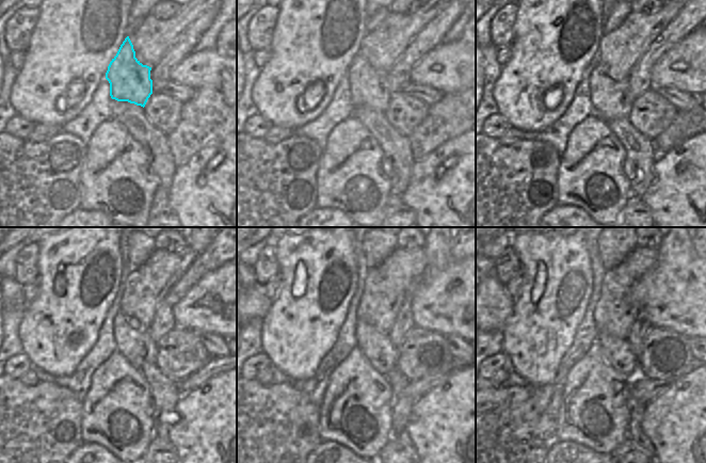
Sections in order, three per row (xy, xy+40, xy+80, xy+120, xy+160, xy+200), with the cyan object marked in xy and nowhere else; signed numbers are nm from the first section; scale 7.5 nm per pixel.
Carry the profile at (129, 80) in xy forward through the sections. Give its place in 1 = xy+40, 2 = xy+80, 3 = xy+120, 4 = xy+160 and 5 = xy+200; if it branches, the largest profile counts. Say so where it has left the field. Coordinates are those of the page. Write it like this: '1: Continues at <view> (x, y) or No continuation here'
1: Continues at xy+40 (369, 86)
2: Continues at xy+80 (611, 99)
3: Continues at xy+120 (134, 342)
4: Continues at xy+160 (376, 348)
5: Continues at xy+200 (616, 352)

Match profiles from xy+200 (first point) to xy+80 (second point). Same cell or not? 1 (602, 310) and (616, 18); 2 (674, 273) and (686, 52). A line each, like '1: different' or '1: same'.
1: different
2: same

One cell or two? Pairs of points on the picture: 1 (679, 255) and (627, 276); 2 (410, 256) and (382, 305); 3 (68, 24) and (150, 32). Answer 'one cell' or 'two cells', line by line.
1: two cells
2: one cell
3: two cells

